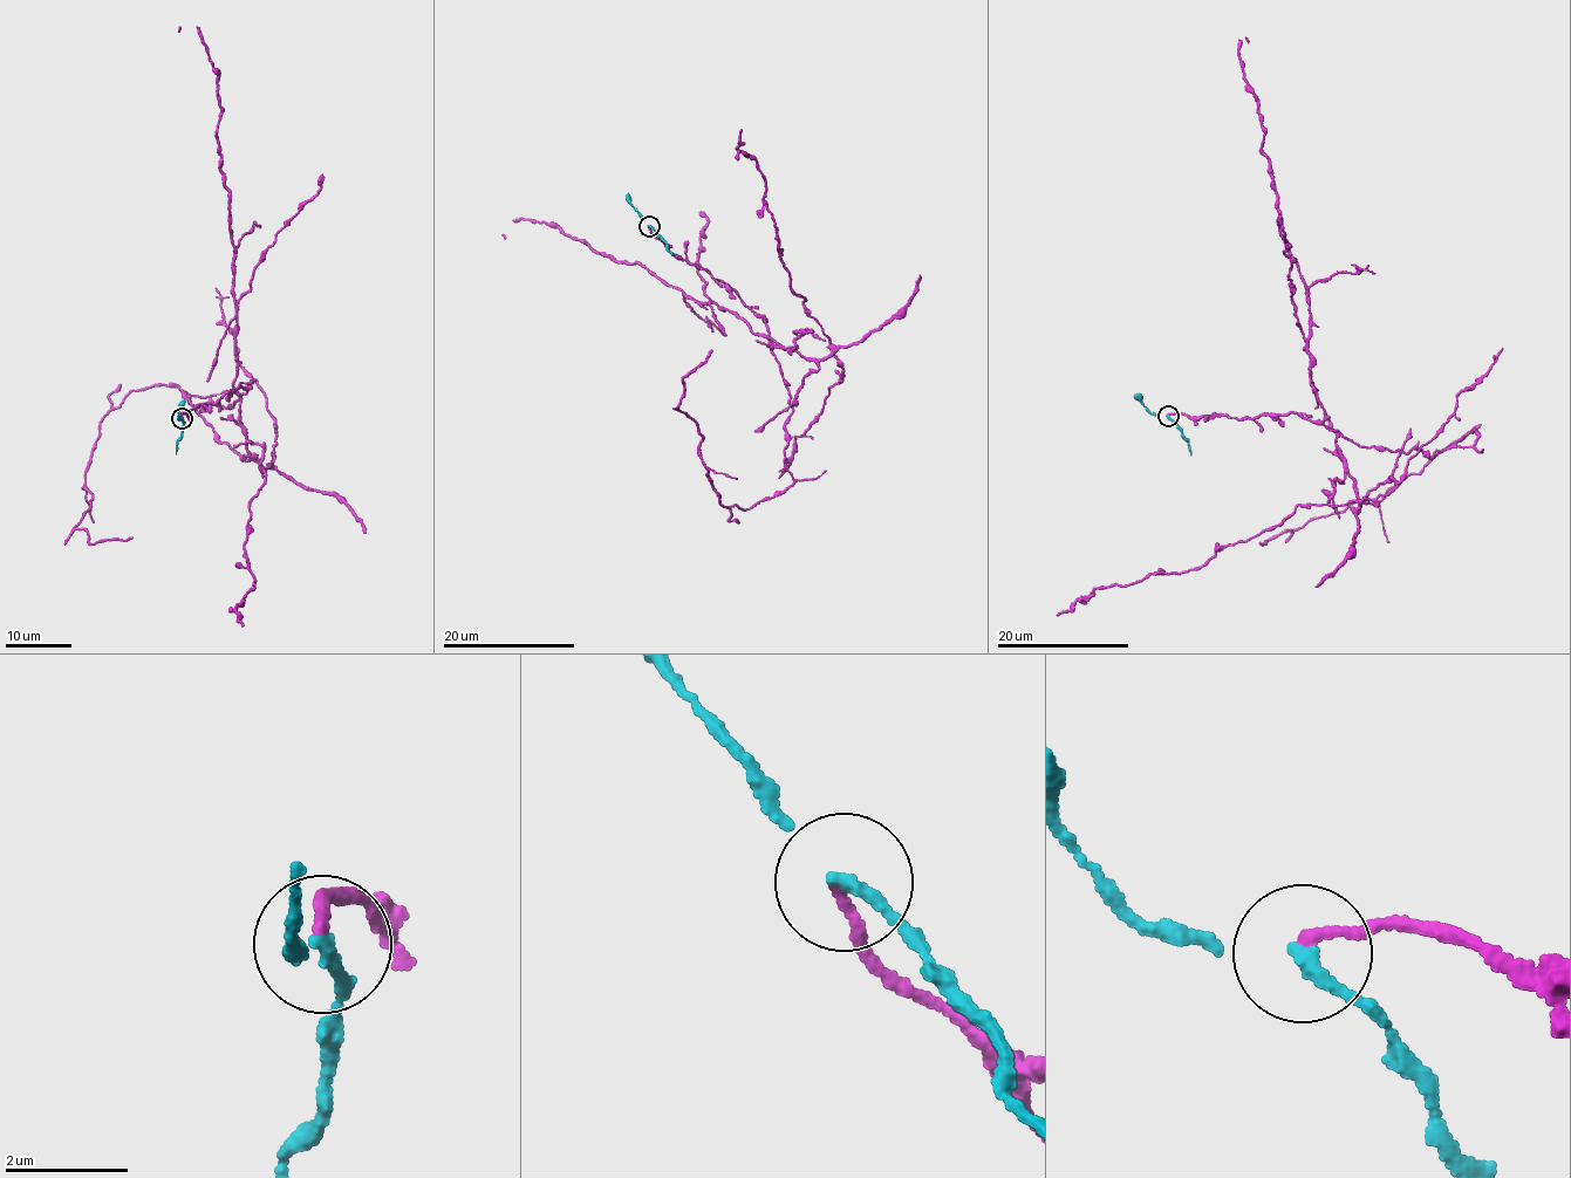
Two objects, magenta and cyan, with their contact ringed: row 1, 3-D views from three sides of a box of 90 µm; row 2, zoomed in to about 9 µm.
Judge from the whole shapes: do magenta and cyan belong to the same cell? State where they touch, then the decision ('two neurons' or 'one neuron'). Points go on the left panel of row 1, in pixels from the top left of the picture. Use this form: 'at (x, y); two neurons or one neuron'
at (182, 418); two neurons

